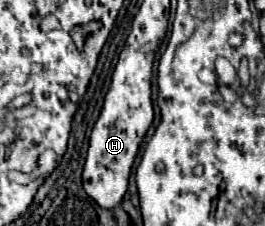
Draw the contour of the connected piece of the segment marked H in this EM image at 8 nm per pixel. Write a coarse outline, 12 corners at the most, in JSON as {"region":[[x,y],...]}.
{"region":[[133,18],[91,132],[83,188],[123,200],[153,122],[167,18]]}

